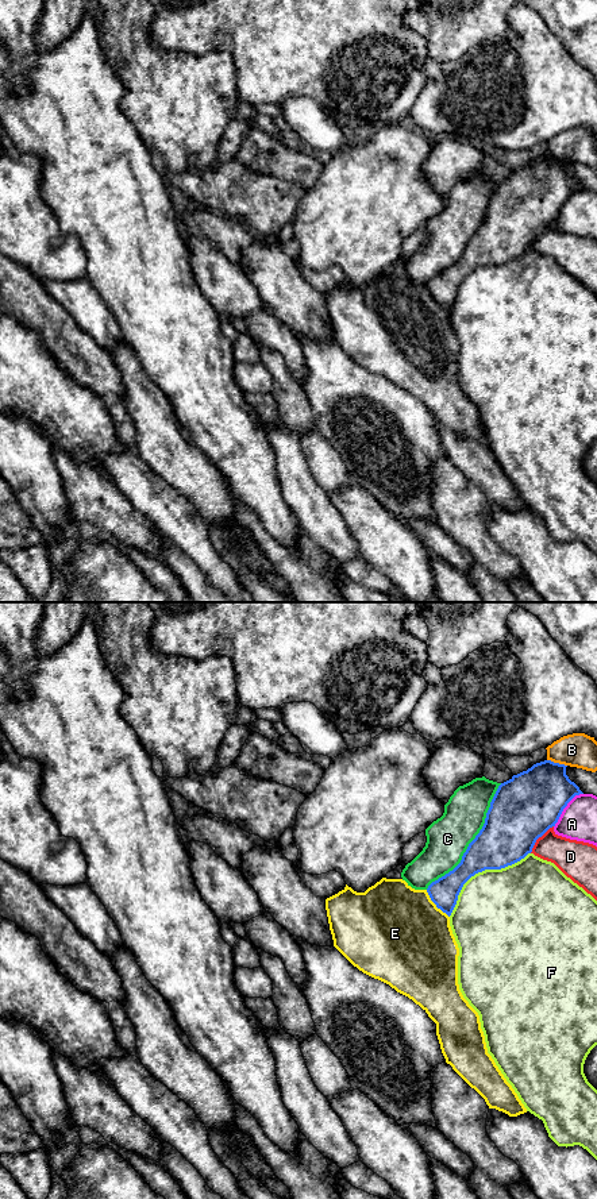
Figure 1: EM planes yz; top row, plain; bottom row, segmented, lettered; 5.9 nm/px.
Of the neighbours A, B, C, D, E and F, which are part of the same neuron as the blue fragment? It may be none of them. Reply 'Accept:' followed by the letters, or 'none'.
Accept: C

